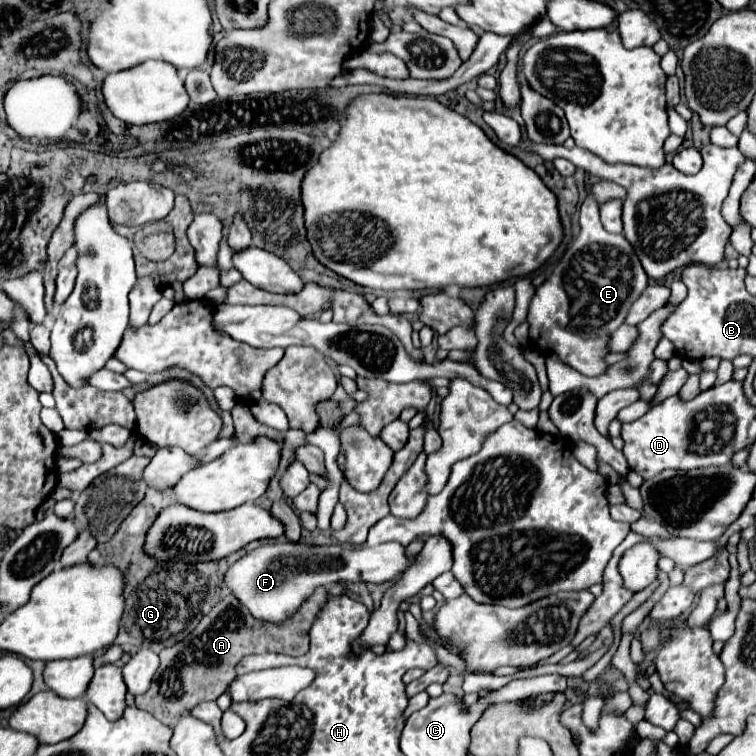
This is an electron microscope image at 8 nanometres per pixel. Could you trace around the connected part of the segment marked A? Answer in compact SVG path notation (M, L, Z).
M317 589L313 597L299 609L299 613L285 623L273 625L251 617L251 613L233 597L221 599L199 625L181 643L167 647L159 653L161 665L151 681L147 693L135 697L135 705L143 711L155 715L161 723L171 725L183 713L191 711L203 701L215 701L227 691L229 683L235 679L235 665L251 653L285 653L285 655L305 655L309 649L309 629L317 619L317 611L323 609L327 601L327 589Z

